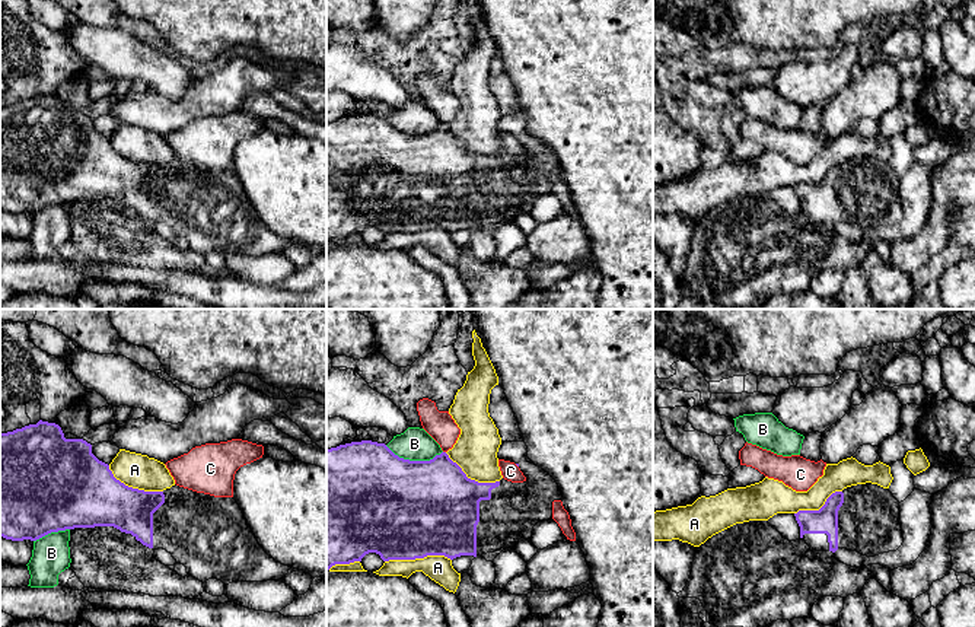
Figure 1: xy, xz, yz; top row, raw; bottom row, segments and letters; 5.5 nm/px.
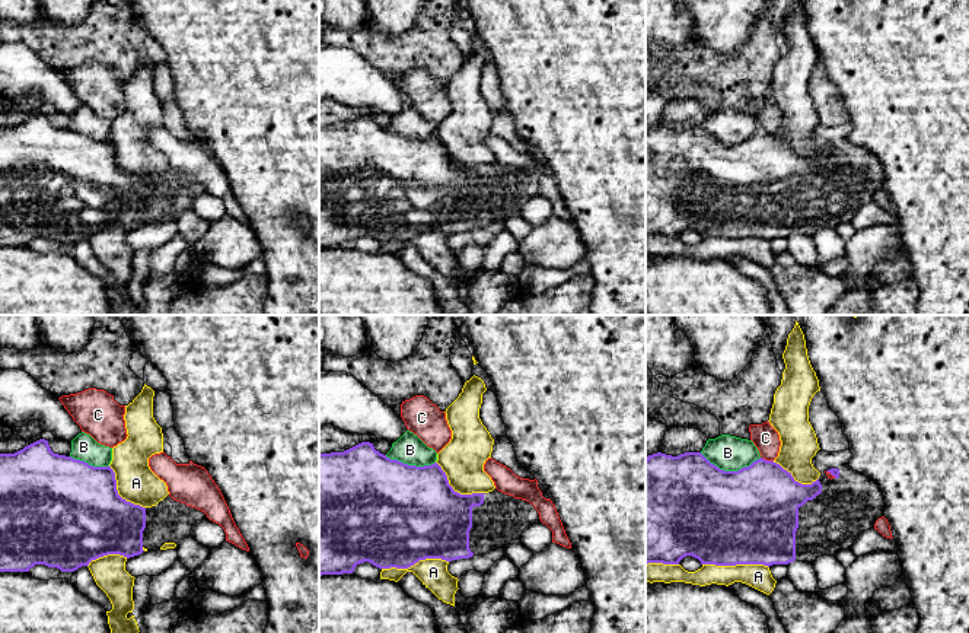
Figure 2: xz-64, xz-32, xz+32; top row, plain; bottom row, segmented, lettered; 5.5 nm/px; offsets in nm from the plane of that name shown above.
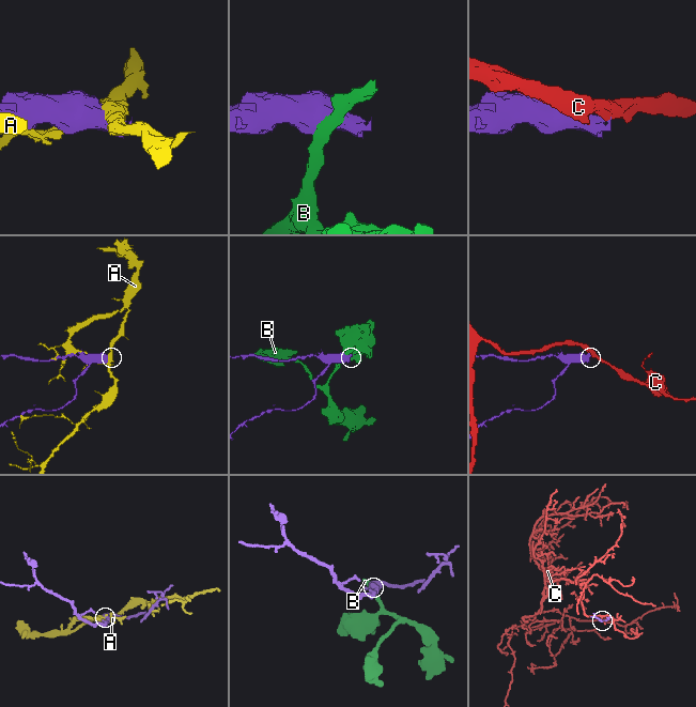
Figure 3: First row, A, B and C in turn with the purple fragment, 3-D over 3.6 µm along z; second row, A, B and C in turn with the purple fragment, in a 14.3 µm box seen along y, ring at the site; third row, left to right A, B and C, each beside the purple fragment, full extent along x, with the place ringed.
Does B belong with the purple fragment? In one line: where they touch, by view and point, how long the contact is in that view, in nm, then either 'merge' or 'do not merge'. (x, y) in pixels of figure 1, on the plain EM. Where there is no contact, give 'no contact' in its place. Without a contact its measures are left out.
contact xz (414, 134); length 320 nm; do not merge

